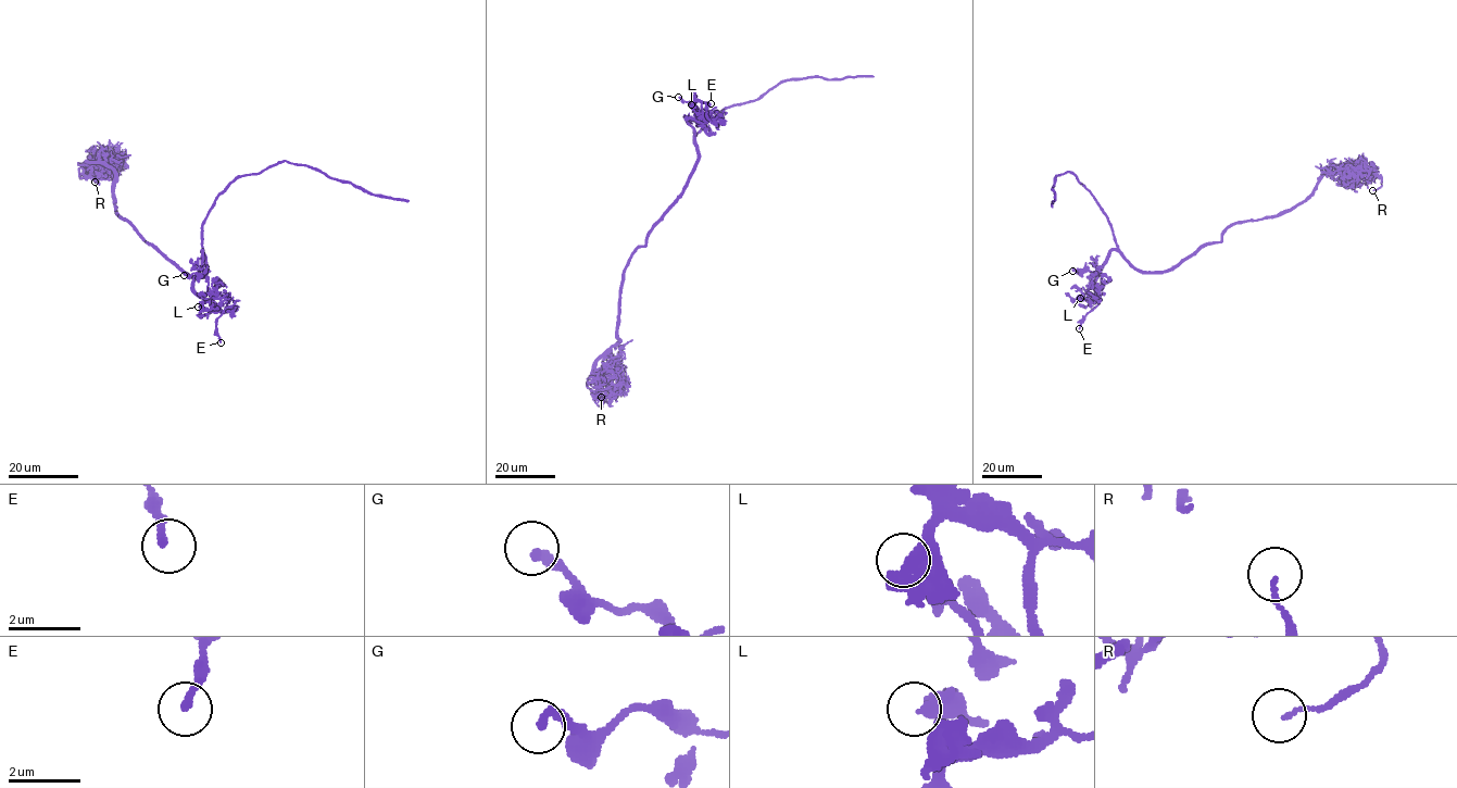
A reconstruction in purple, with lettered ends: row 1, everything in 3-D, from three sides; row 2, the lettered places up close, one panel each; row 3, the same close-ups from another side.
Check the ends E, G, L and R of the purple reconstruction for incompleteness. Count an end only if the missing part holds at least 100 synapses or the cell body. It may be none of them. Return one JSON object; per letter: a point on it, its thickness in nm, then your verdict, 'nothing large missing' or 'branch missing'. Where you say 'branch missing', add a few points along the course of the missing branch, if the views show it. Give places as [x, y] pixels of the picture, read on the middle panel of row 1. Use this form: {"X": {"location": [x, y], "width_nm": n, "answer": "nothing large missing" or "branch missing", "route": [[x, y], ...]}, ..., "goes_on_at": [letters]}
{"E": {"location": [711, 103], "width_nm": 220, "answer": "nothing large missing"}, "G": {"location": [678, 97], "width_nm": 320, "answer": "nothing large missing"}, "L": {"location": [691, 104], "width_nm": 260, "answer": "nothing large missing"}, "R": {"location": [601, 397], "width_nm": 110, "answer": "nothing large missing"}, "goes_on_at": []}

